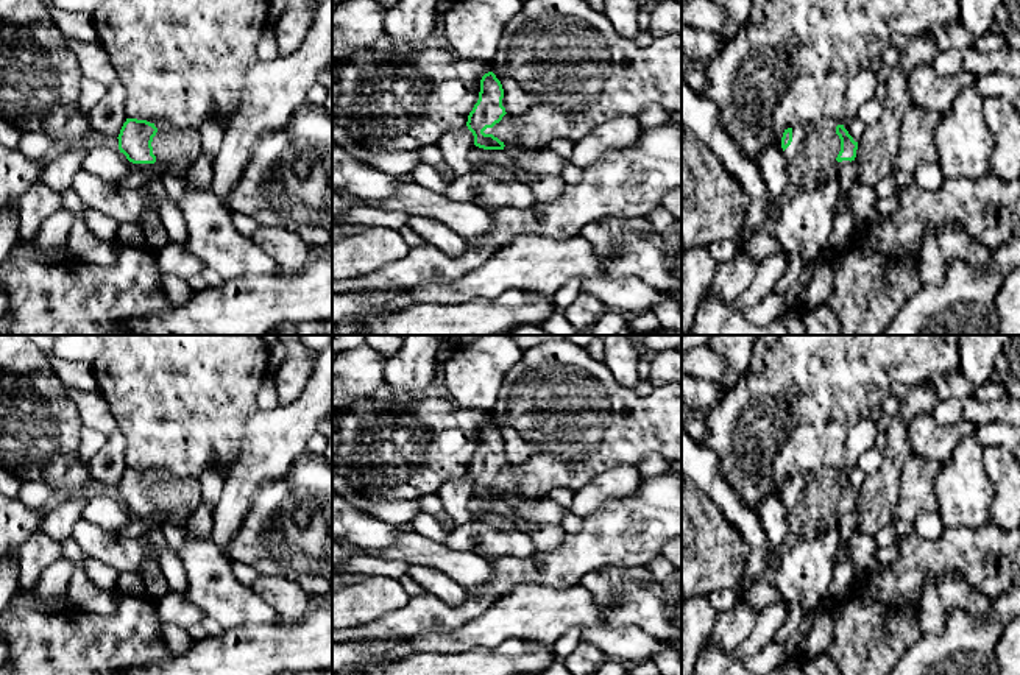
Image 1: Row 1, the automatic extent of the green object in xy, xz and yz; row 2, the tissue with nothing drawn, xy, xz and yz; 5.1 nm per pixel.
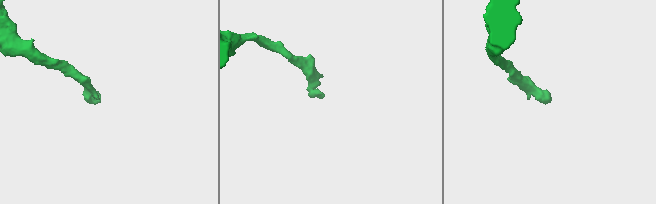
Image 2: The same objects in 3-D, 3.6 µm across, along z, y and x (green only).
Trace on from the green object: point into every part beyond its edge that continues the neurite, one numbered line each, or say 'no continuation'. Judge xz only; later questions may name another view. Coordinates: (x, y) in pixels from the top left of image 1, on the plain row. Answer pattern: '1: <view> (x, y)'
1: xz (507, 479)

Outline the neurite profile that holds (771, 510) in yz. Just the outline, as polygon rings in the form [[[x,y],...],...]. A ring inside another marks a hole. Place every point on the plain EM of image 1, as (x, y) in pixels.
[[[769,494],[756,505],[760,525],[766,536],[766,546],[769,555],[777,553],[791,533],[791,527],[786,519],[786,507],[781,494]]]

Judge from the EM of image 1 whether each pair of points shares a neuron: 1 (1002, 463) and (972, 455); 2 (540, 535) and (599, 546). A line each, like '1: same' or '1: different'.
1: different
2: different

